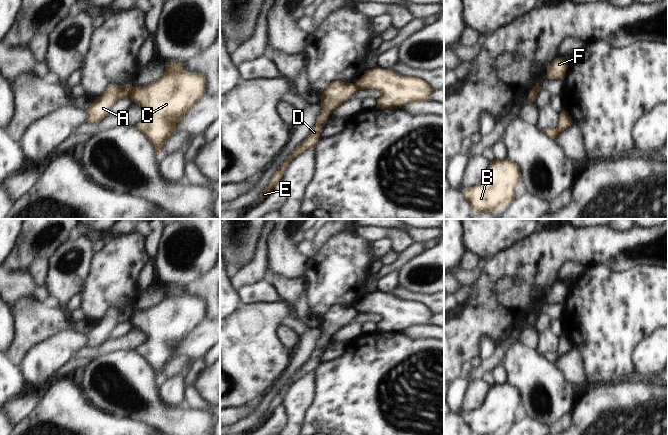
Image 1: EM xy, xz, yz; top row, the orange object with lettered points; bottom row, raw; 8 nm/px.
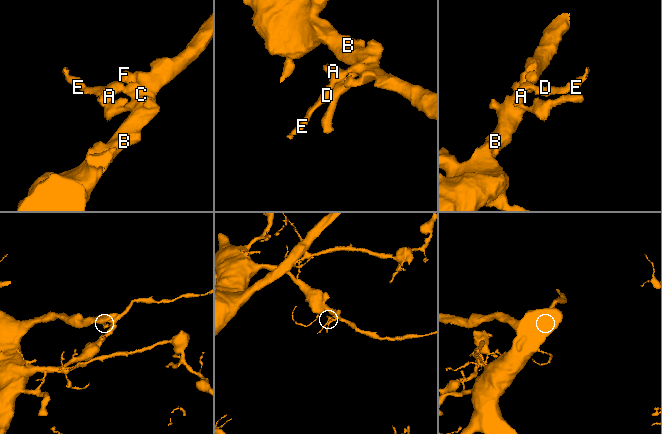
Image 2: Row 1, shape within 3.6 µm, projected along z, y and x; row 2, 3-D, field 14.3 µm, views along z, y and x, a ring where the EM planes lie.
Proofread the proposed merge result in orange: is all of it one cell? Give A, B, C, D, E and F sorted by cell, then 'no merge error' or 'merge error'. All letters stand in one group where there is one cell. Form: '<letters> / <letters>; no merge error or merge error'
A D E / B C F; merge error

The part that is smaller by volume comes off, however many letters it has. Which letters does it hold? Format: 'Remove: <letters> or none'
Remove: A, D, E

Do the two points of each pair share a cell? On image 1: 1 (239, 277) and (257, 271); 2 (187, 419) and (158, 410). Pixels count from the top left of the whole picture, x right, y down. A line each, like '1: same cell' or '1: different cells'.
1: same cell
2: same cell

